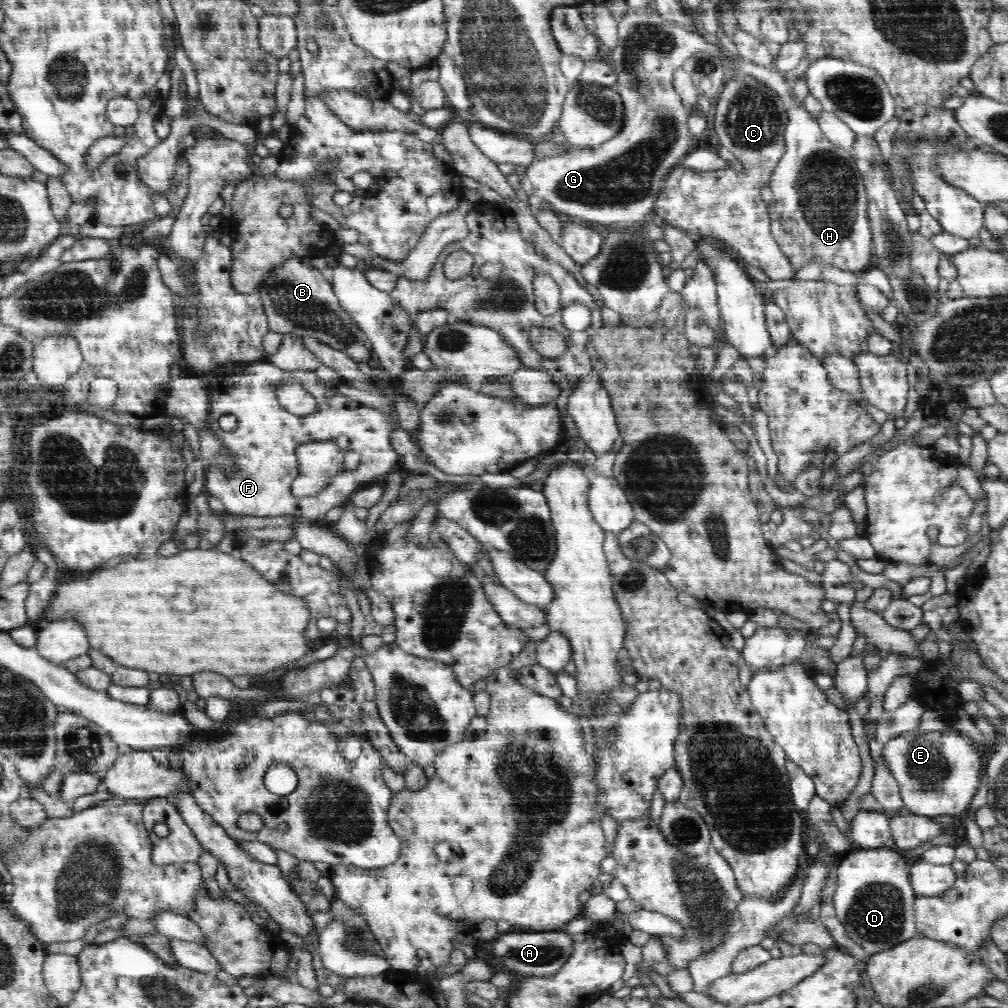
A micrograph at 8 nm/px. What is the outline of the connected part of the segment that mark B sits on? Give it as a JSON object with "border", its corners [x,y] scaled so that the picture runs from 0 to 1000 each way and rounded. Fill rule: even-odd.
{"border":[[[290,256],[271,266],[267,272],[254,288],[266,316],[267,329],[309,333],[319,341],[346,351],[354,360],[366,359],[369,345],[364,333],[336,303],[328,279],[321,270],[315,269],[307,260]]]}

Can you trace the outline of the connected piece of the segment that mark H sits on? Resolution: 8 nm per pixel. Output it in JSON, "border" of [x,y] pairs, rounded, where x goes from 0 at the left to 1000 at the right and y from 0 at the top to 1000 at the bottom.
{"border":[[[788,96],[779,98],[782,111],[780,123],[779,153],[765,174],[763,185],[767,197],[761,204],[764,215],[764,230],[770,243],[782,255],[789,270],[802,261],[822,262],[841,270],[855,270],[863,265],[866,241],[864,222],[860,217],[860,191],[856,177],[844,151],[828,145],[815,132],[812,121],[796,103],[789,104]]]}

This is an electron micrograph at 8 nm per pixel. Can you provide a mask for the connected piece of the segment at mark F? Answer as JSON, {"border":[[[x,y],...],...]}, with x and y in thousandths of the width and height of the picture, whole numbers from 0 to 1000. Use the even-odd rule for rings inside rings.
{"border":[[[251,358],[250,363],[242,365],[238,370],[222,373],[219,379],[208,385],[205,421],[208,428],[218,436],[218,439],[222,439],[220,443],[230,449],[232,462],[226,468],[215,462],[205,463],[201,486],[216,494],[222,500],[223,508],[228,511],[271,513],[288,510],[313,518],[314,515],[321,515],[323,508],[331,502],[342,502],[353,487],[387,469],[395,460],[397,452],[387,443],[387,431],[398,423],[379,408],[350,397],[344,399],[344,405],[332,406],[331,411],[312,409],[296,413],[287,410],[272,393],[272,371],[278,369],[280,366],[268,358]],[[222,411],[234,413],[233,427],[224,429],[216,422],[216,417]],[[335,433],[344,433],[344,446],[357,450],[354,464],[337,466],[327,474],[325,482],[312,492],[292,492],[290,479],[297,469],[294,443],[307,438],[333,437]]]}

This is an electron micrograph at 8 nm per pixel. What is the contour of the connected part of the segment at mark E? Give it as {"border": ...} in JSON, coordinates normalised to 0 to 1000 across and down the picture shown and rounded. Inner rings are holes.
{"border":[[[940,720],[935,726],[915,727],[912,722],[897,726],[893,731],[877,738],[874,750],[881,764],[889,771],[896,798],[904,805],[915,810],[927,810],[940,808],[946,811],[954,810],[961,805],[964,793],[972,782],[973,747],[966,734],[955,727]]]}

